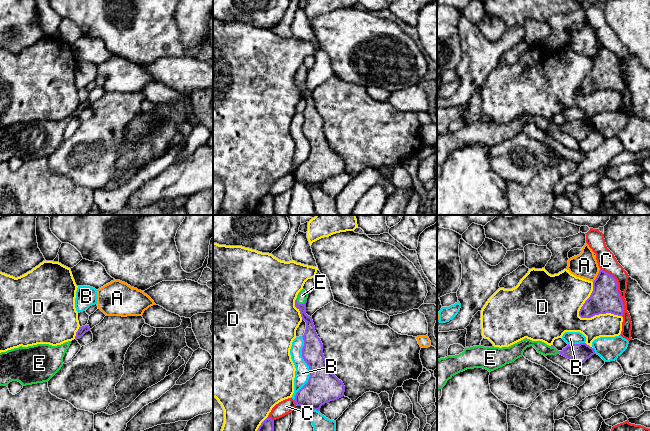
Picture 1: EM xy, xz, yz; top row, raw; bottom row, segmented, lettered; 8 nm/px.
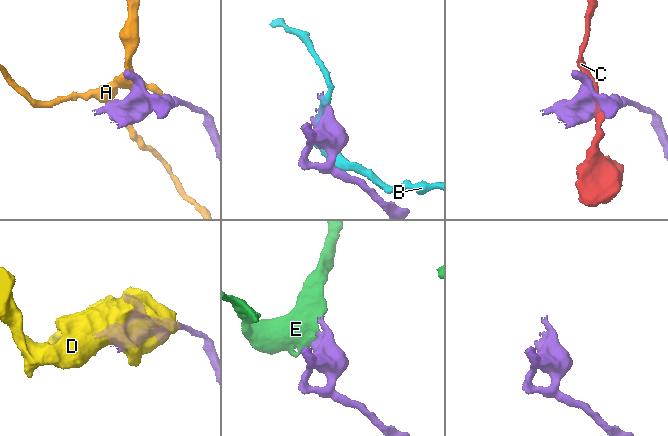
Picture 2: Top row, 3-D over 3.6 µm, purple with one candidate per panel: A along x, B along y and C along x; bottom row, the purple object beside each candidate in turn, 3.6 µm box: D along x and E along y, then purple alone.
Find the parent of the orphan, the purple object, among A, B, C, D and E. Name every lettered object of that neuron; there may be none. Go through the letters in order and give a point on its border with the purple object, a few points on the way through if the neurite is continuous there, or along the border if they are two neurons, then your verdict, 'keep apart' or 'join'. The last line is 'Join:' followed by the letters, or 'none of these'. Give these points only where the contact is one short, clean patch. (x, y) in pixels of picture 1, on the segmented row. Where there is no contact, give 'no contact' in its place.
A: contact yz (597, 275); keep apart
B: contact xz (309, 368); keep apart
C: contact yz (617, 290); keep apart
D: contact yz (584, 317); keep apart
E: contact xz (302, 304); join
Join: E

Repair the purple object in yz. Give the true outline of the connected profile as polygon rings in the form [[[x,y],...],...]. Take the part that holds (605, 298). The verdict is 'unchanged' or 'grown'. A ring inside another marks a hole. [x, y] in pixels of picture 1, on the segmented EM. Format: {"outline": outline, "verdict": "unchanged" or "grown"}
{"outline": [[[600,269],[593,281],[593,291],[581,307],[579,316],[581,318],[591,318],[606,313],[623,316],[623,312],[624,305],[618,291],[616,279]]], "verdict": "unchanged"}

